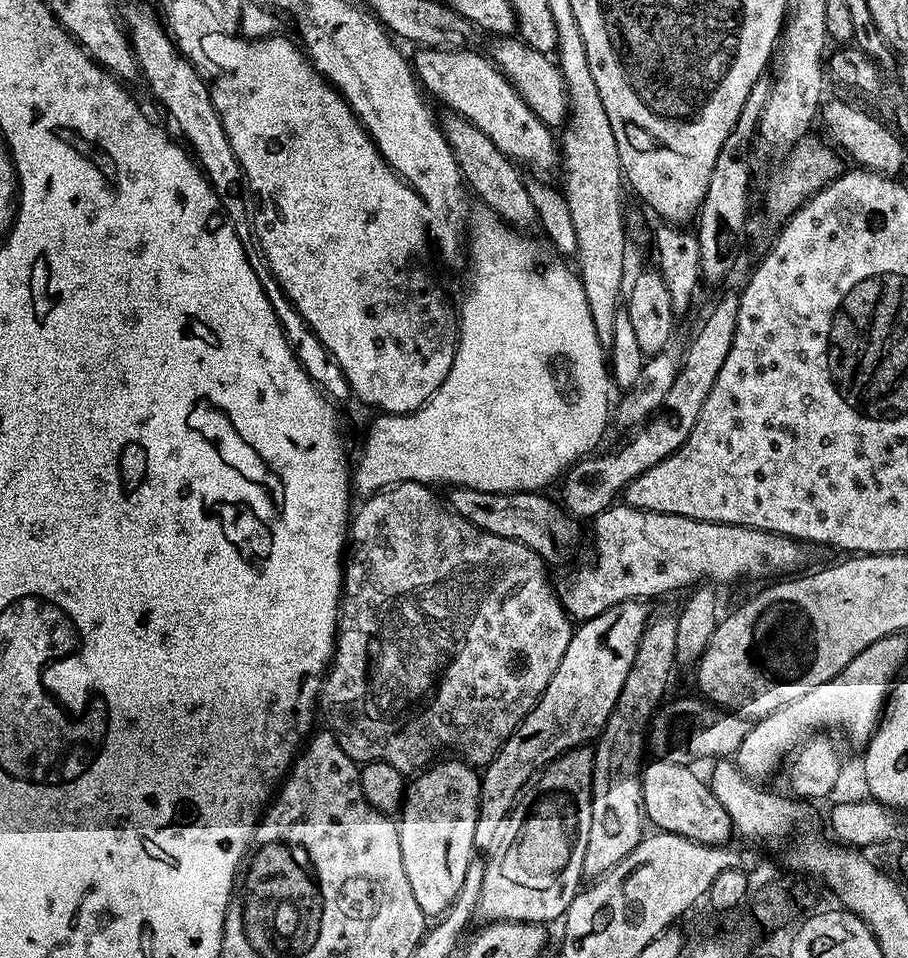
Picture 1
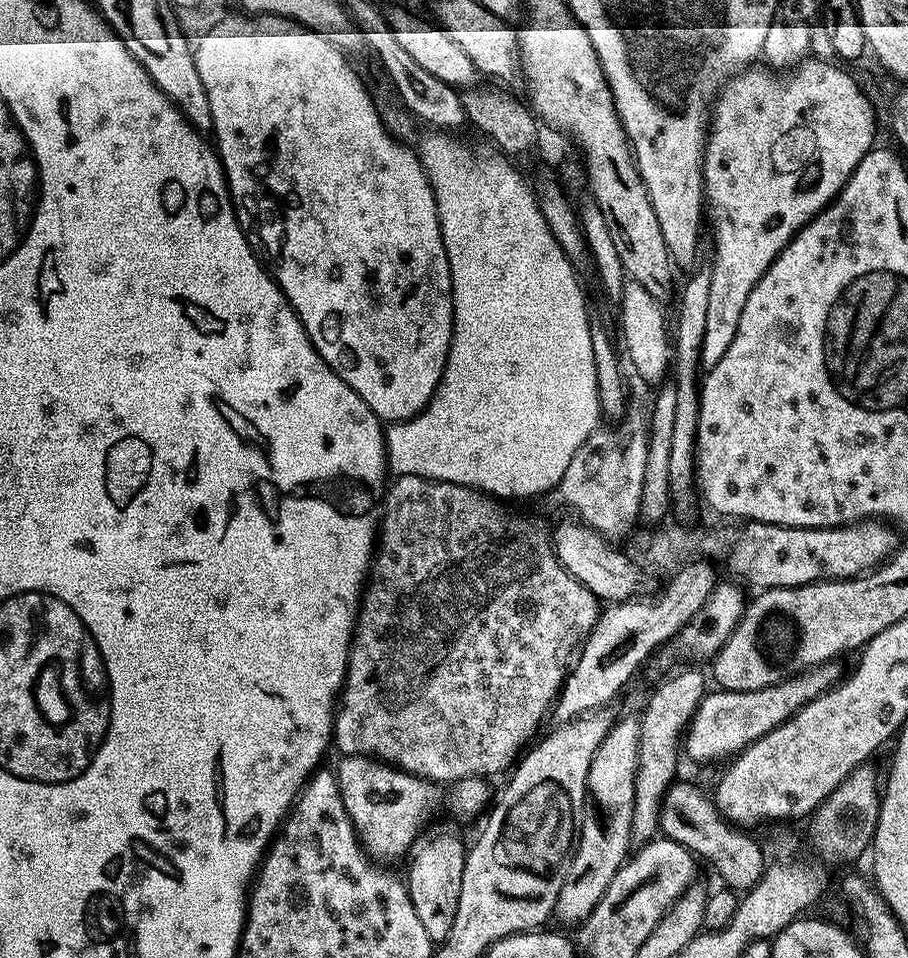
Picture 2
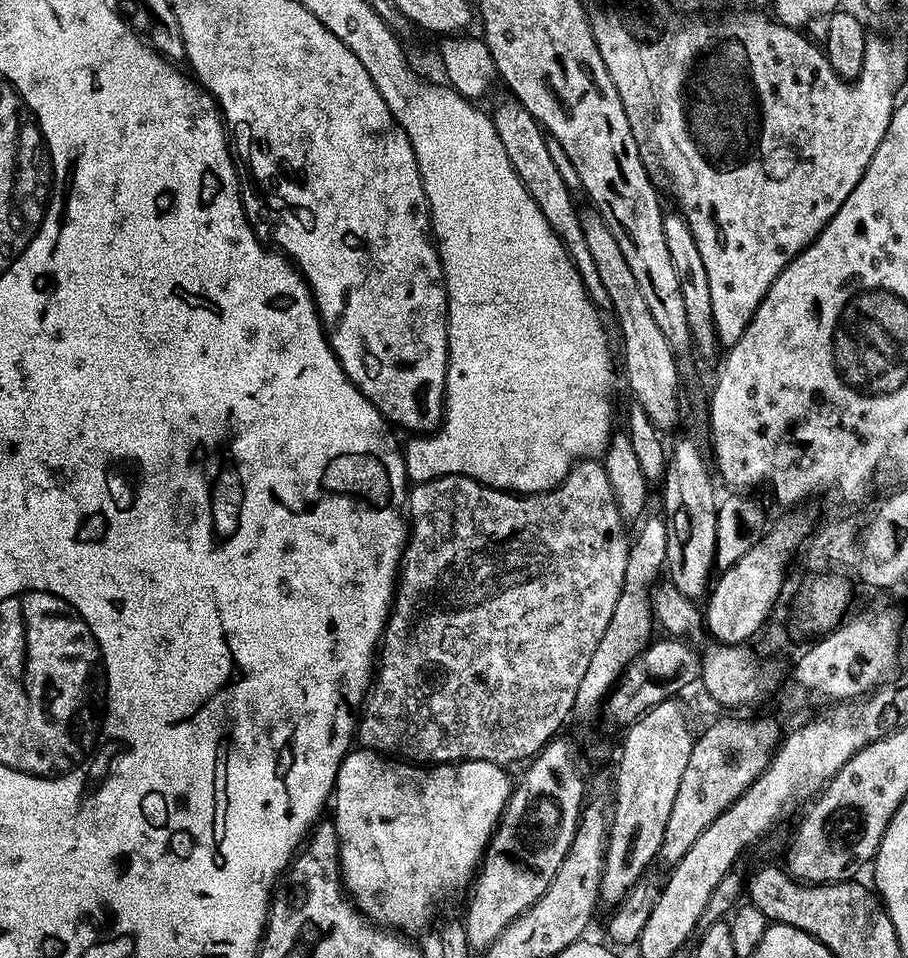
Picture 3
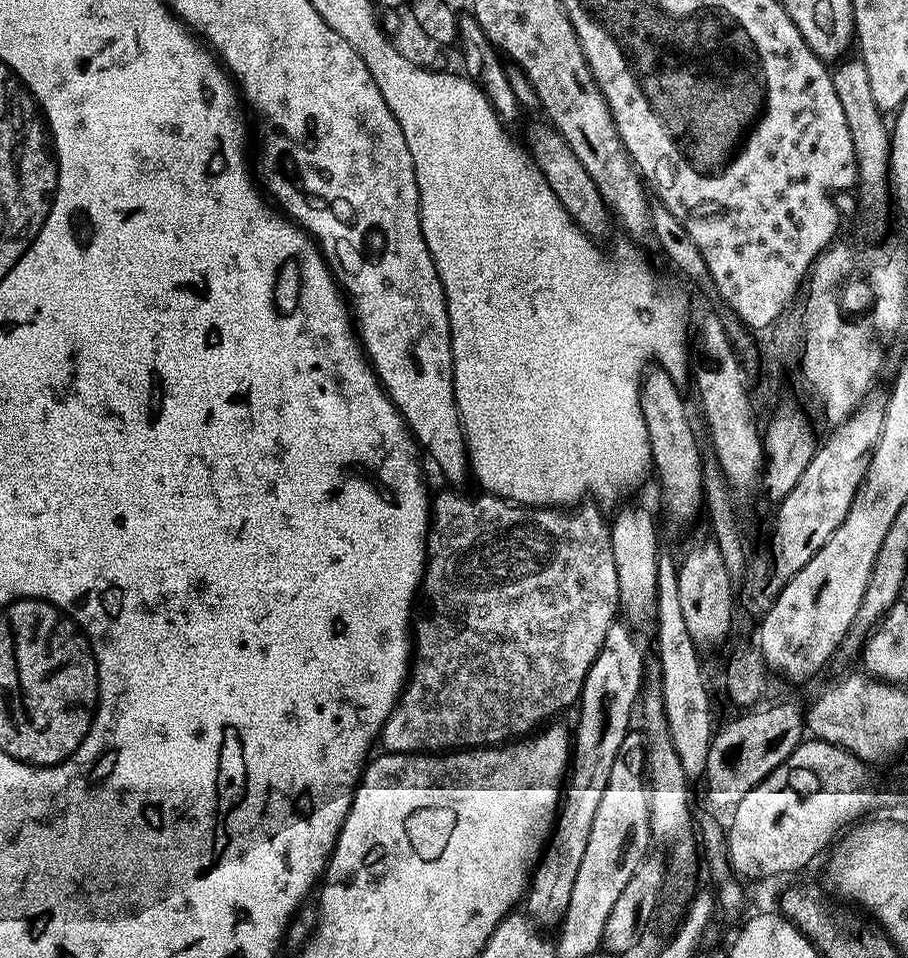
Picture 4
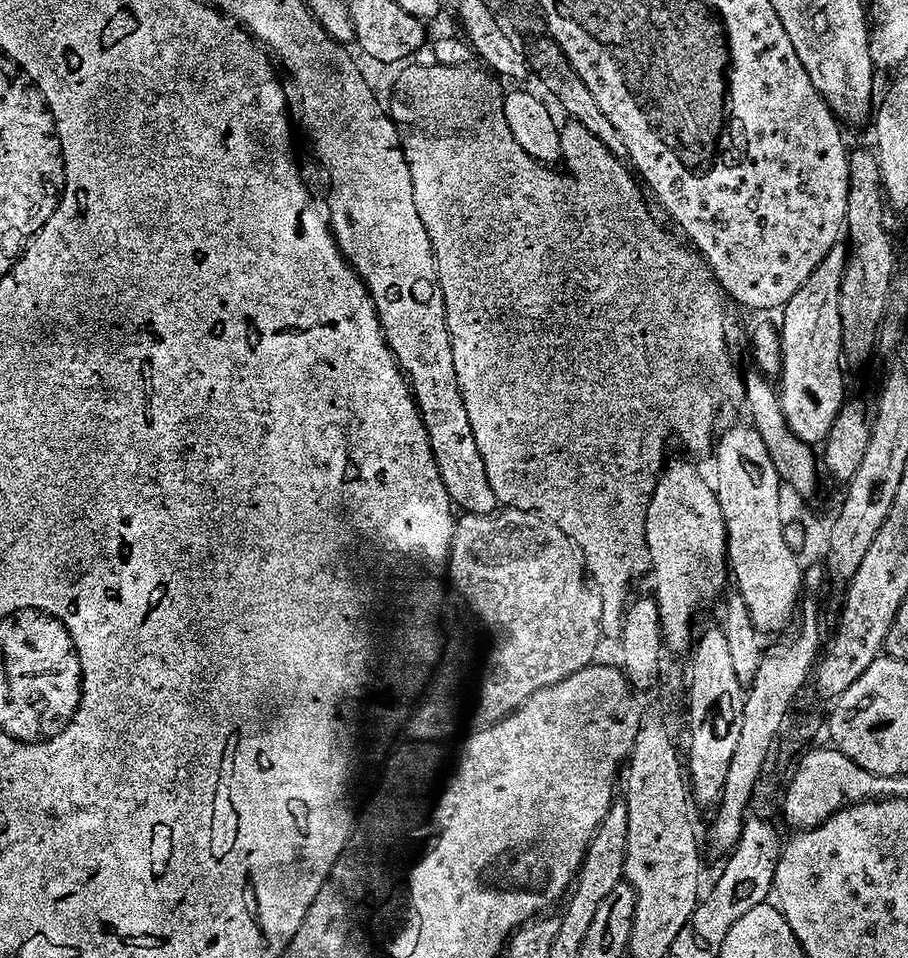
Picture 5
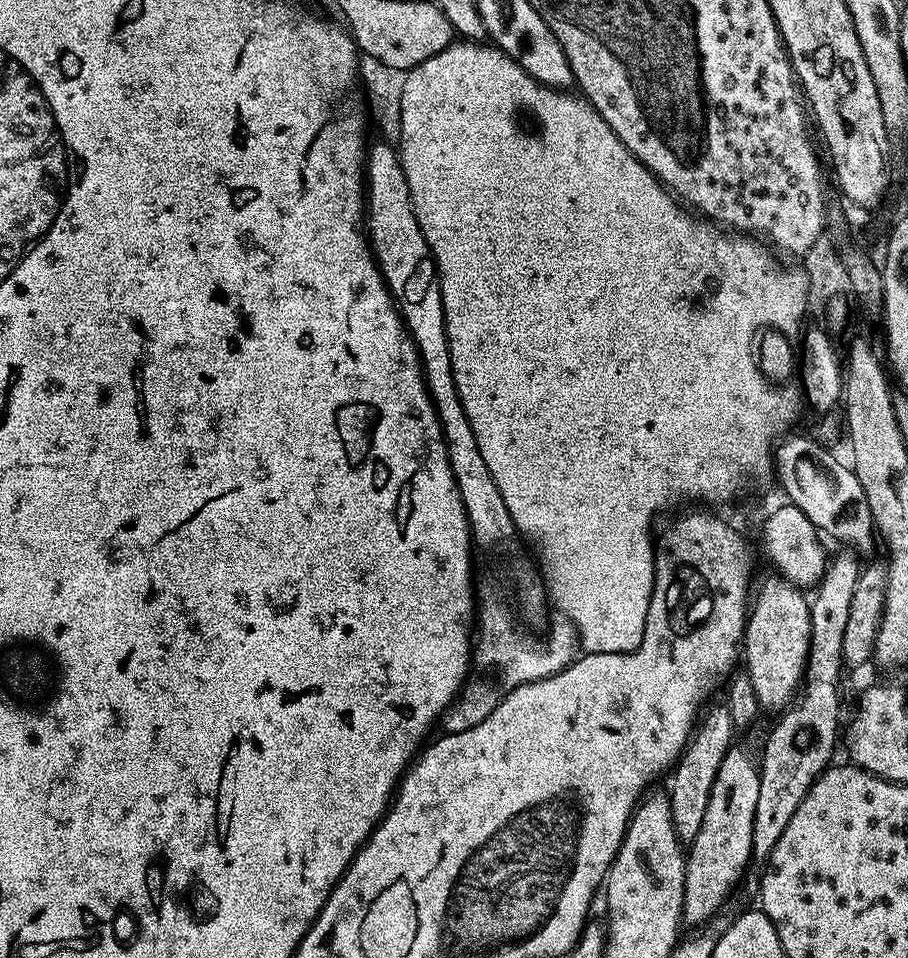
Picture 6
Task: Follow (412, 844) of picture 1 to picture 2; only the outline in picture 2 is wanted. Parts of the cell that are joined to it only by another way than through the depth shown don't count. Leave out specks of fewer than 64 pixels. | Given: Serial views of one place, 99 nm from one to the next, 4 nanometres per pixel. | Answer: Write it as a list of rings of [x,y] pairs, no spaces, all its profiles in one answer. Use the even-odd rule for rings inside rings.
[[[448,832],[423,840],[411,853],[412,865],[408,868],[406,883],[414,902],[414,914],[418,914],[418,922],[422,922],[422,930],[426,930],[434,942],[443,942],[450,934],[450,926],[454,926],[454,914],[458,914],[458,890],[462,890],[466,844]]]

